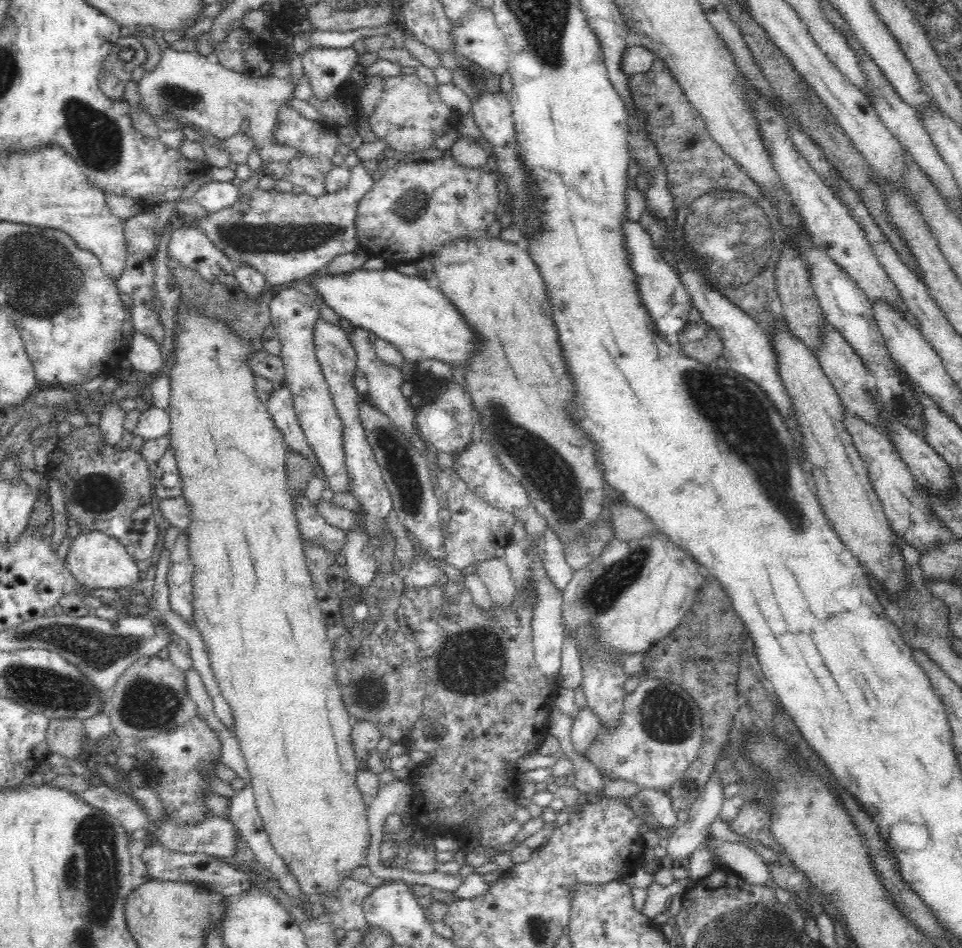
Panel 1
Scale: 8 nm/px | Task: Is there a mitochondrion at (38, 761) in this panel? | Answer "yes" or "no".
no

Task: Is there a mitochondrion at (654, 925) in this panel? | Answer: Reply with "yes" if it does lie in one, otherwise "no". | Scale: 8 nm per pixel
no

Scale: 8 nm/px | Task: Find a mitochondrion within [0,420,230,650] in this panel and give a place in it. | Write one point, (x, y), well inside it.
(98, 492)

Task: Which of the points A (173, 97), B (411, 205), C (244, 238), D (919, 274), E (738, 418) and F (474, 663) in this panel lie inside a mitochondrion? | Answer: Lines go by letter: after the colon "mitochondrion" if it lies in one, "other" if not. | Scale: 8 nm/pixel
A: mitochondrion
B: mitochondrion
C: mitochondrion
D: other
E: mitochondrion
F: mitochondrion

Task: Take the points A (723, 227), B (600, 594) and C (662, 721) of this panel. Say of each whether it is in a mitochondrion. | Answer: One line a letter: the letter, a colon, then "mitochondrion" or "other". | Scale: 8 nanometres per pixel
A: mitochondrion
B: mitochondrion
C: mitochondrion

